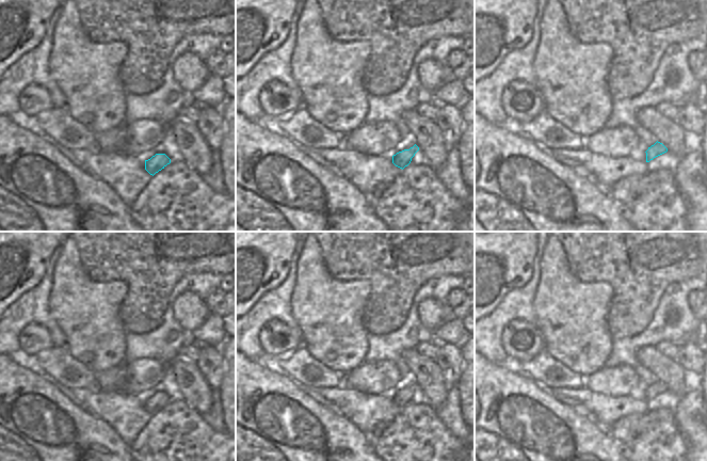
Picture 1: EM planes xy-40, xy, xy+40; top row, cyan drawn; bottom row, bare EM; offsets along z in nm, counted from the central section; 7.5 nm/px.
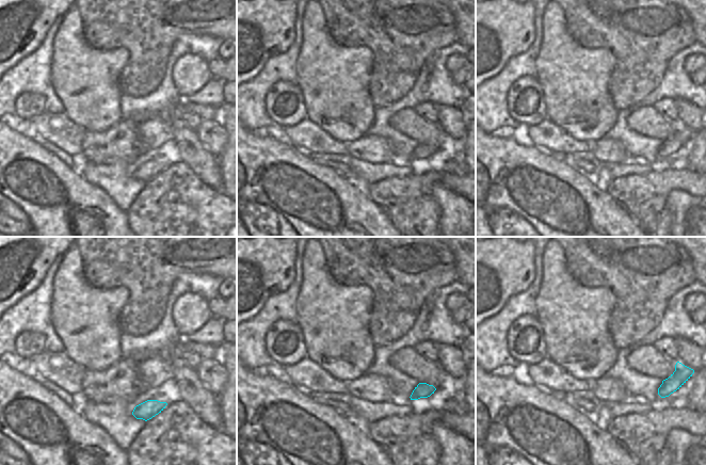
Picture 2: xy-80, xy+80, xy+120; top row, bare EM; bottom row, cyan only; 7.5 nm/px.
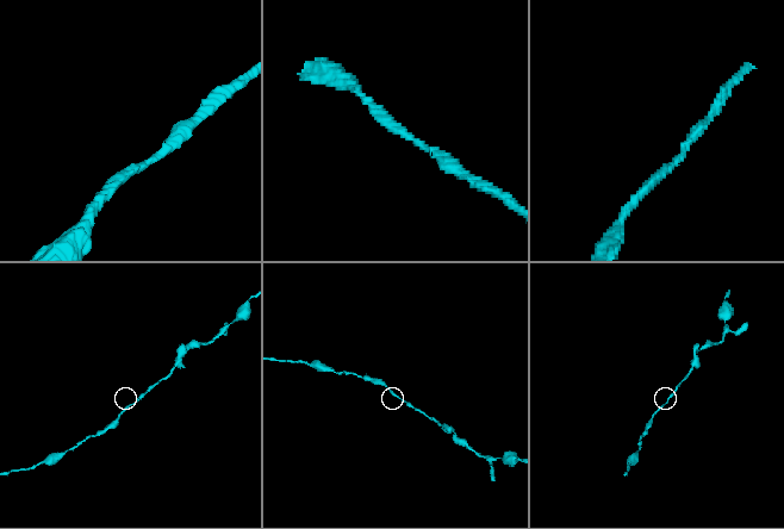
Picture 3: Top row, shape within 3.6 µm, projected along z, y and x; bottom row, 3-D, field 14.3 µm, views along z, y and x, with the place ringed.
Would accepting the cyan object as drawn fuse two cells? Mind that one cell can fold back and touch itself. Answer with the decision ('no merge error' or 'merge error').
no merge error

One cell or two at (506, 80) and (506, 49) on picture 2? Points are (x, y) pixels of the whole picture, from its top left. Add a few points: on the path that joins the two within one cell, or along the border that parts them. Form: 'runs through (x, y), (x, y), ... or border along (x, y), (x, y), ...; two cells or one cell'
border along (527, 50), (512, 57), (498, 73), (486, 80); two cells

